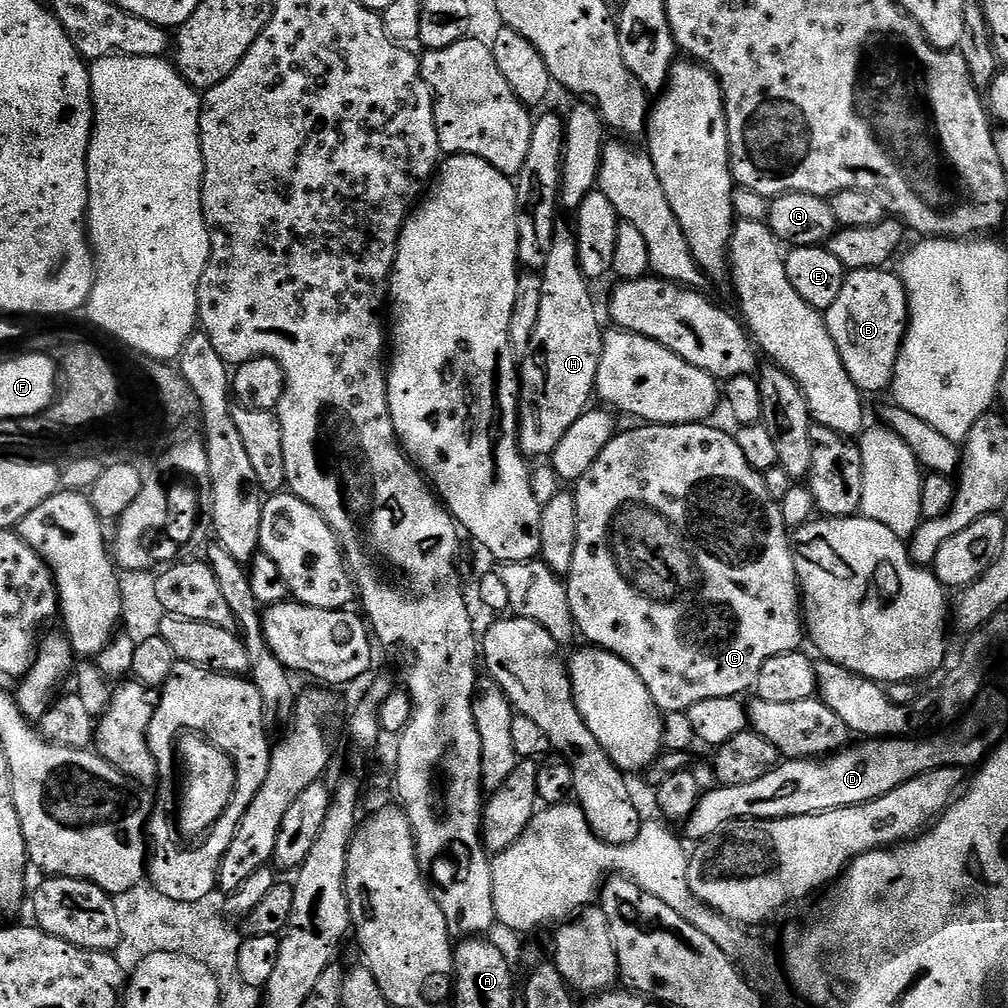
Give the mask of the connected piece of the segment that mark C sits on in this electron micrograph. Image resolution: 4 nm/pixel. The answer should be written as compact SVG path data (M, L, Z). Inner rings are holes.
M708 422L698 424L644 424L643 426L636 426L640 428L630 429L629 432L621 431L619 434L613 436L612 440L606 446L606 450L602 450L602 454L598 454L594 466L590 466L590 470L586 470L586 474L582 474L582 478L575 481L574 484L574 495L576 497L576 505L578 506L578 546L574 546L574 562L570 566L566 577L569 610L572 612L572 620L578 629L579 635L581 637L584 635L588 639L585 641L589 645L605 648L607 652L612 652L618 658L625 660L636 671L638 678L642 678L646 690L650 690L650 694L660 708L661 713L687 712L690 706L694 706L698 702L706 702L706 698L739 697L741 694L744 694L740 692L746 691L747 688L749 691L755 685L758 678L758 670L762 670L764 663L770 658L774 658L774 654L795 652L801 647L802 597L798 591L793 541L790 539L790 530L784 524L780 502L779 500L770 498L770 490L766 490L766 482L763 475L755 472L750 466L750 462L746 462L746 457L743 456L735 435L731 431L723 432L720 428L711 428L712 426Z

